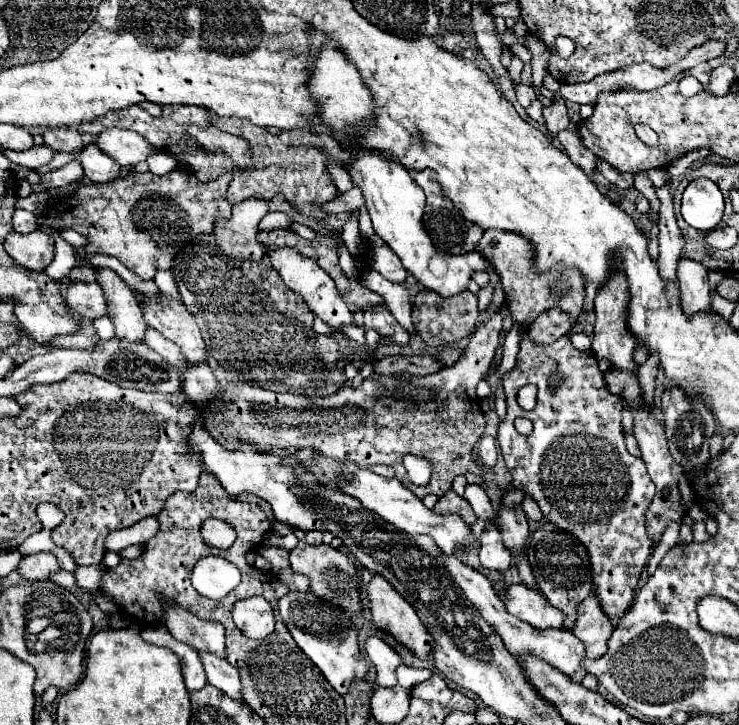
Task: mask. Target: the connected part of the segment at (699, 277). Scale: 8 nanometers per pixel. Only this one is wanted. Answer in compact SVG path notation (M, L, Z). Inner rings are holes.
M681 259L677 265L679 291L681 291L681 307L685 307L687 315L695 315L697 311L711 311L711 293L707 283L707 267L691 259Z

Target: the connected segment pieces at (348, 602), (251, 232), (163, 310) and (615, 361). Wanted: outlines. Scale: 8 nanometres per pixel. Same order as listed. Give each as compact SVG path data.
M299 541L299 545L291 551L289 561L291 561L291 569L295 573L303 573L311 579L311 591L317 597L327 599L337 607L345 607L345 611L349 613L351 619L355 619L363 613L361 603L359 603L359 591L357 591L359 573L355 569L353 561L345 553L341 553L329 545L307 545L305 541Z
M249 197L233 205L233 215L221 219L213 231L217 245L231 257L243 261L259 261L263 257L263 245L257 243L257 225L269 211L267 201L261 197Z
M163 293L157 299L143 295L141 309L147 325L177 343L189 361L205 359L205 343L201 331L181 301L165 297Z
M613 275L613 279L609 279L609 283L605 283L605 287L597 291L595 297L595 331L591 351L597 357L609 359L615 369L637 371L637 363L633 361L633 349L637 345L637 339L633 339L633 335L629 335L629 327L625 327L625 303L629 303L625 275Z

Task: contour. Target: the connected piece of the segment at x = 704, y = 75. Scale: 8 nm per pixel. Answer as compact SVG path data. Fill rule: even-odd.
M699 63L697 67L693 67L693 69L685 71L683 75L693 75L699 83L707 85L707 79L709 79L709 75L711 75L711 67L709 67L709 63Z

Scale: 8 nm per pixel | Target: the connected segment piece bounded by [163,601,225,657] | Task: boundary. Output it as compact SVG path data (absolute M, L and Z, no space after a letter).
M167 601L163 603L165 603L163 623L177 641L225 657L225 629L221 627L221 623L203 621L193 613L185 611L183 607L177 607L175 603L167 603Z

